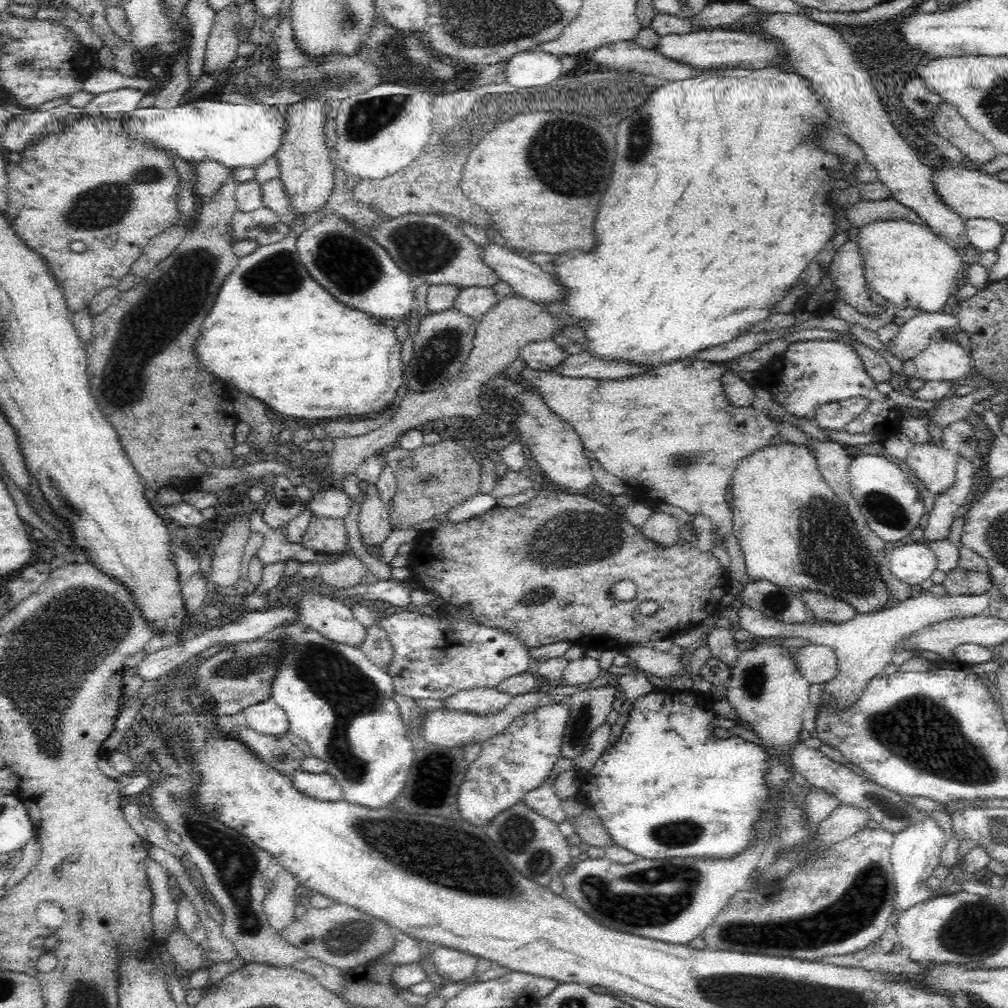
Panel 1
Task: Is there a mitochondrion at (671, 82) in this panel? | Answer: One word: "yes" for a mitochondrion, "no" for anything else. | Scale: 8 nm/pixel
no

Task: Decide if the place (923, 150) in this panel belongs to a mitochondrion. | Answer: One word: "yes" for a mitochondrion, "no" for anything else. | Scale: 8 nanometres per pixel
no

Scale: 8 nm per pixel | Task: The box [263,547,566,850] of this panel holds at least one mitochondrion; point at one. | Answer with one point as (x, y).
(332, 676)

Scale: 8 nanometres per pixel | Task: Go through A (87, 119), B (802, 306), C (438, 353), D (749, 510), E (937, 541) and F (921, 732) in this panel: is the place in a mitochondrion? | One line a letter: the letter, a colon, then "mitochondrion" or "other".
A: other
B: other
C: mitochondrion
D: other
E: other
F: mitochondrion

